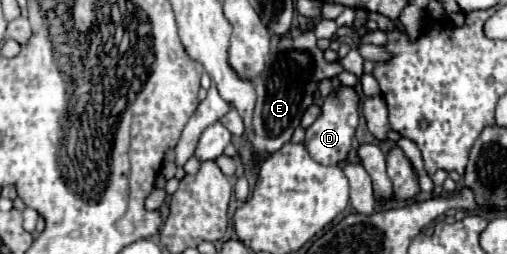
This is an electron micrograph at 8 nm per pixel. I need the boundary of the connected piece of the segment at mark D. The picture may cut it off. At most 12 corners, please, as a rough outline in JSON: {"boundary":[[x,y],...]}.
{"boundary":[[356,88],[326,96],[304,148],[320,164],[348,158],[360,122]]}

